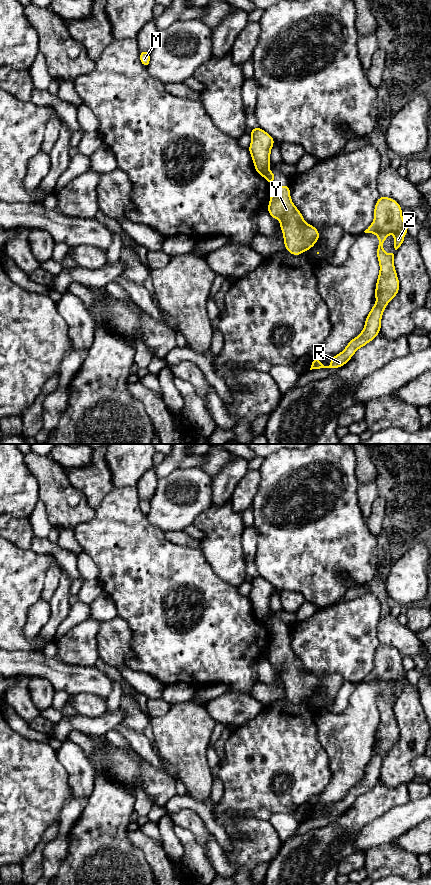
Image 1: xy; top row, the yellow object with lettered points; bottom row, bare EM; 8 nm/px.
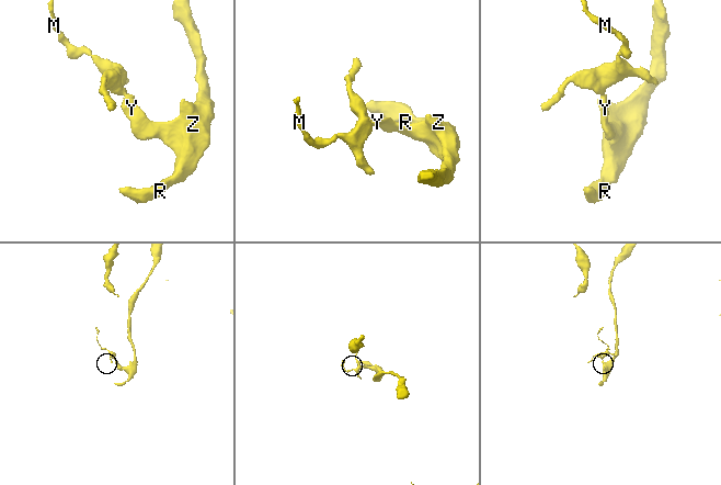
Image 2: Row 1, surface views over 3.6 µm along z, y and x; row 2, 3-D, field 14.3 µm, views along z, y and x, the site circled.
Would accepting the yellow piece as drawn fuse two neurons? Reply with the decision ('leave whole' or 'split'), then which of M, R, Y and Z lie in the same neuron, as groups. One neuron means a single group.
leave whole; groups M R Y Z

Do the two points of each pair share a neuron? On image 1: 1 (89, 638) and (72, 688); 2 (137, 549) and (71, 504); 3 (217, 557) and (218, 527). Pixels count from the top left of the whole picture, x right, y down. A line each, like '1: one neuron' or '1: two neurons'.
1: two neurons
2: two neurons
3: one neuron

